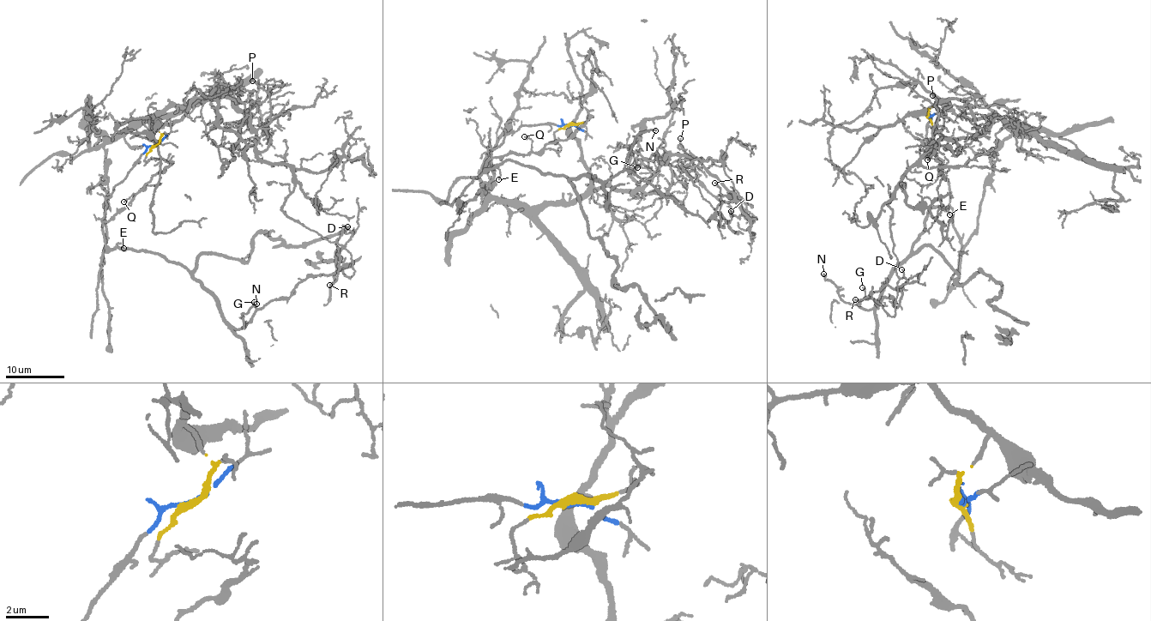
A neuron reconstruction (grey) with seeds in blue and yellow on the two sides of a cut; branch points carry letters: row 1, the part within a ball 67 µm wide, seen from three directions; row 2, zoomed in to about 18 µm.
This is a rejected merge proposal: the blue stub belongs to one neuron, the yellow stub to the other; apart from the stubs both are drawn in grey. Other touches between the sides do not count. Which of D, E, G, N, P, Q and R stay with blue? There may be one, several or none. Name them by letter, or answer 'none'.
D, E, G, N, Q, R

